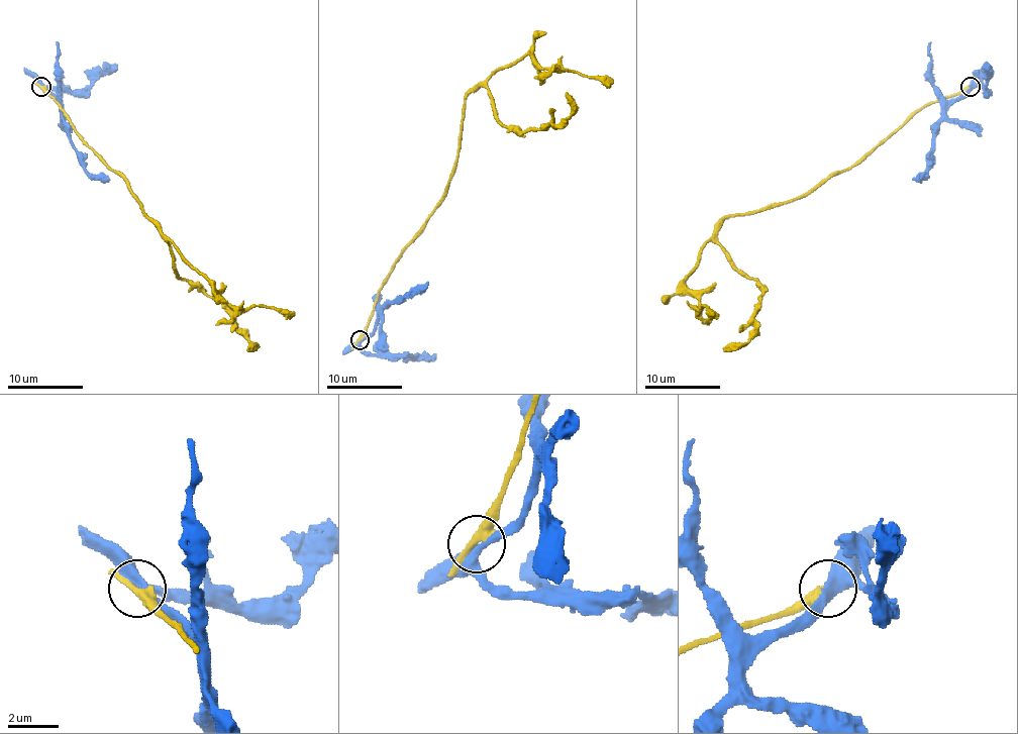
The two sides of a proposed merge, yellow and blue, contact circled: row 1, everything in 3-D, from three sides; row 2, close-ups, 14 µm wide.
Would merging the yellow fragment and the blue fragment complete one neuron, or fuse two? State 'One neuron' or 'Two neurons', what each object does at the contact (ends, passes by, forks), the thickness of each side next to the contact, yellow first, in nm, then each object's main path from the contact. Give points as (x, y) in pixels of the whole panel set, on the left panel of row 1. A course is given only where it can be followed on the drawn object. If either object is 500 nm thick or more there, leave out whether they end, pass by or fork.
Two neurons. At the ring yellow passes by. At the ring blue forks. Thickness 320 nm (yellow) against 360 nm. Course of yellow: (41, 87), (76, 132), (127, 182), (165, 240), (173, 267), (231, 316), (231, 324), (252, 343), (248, 348). Course of blue: (41, 87), (55, 96), (61, 108), (61, 119), (78, 161), (93, 176), (110, 180)

